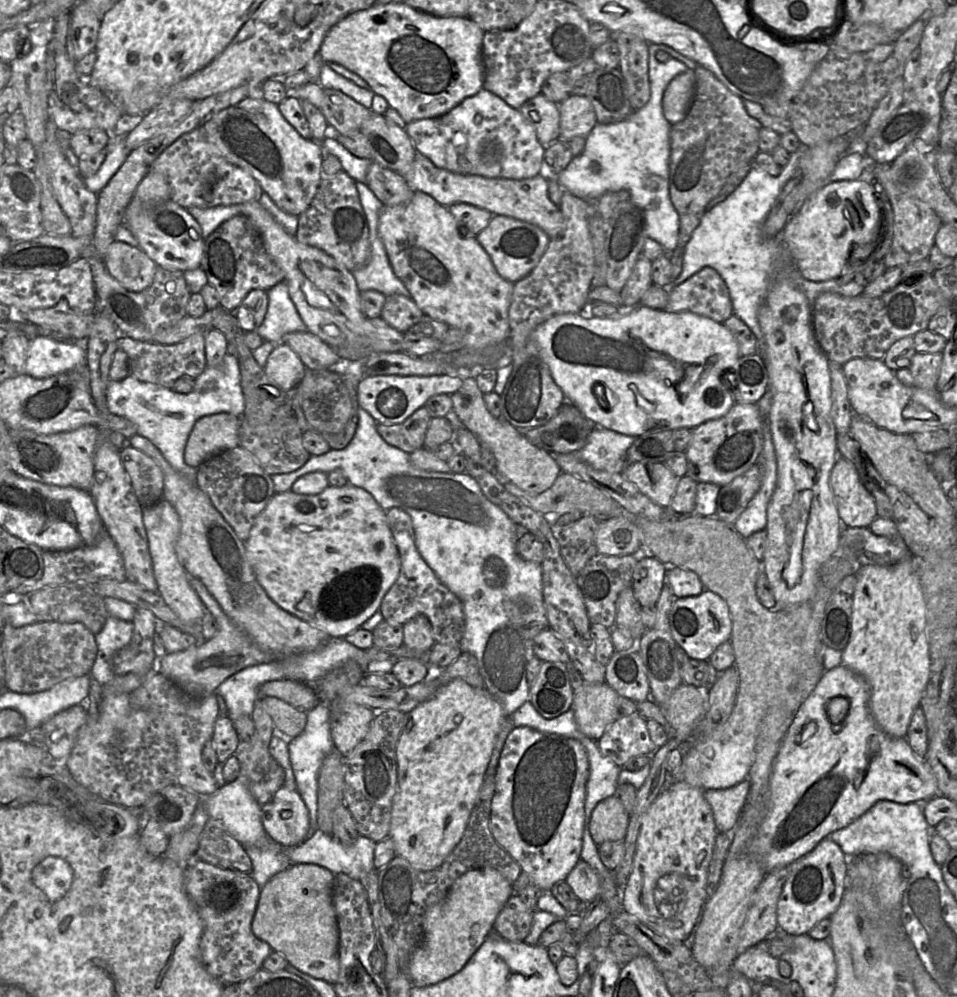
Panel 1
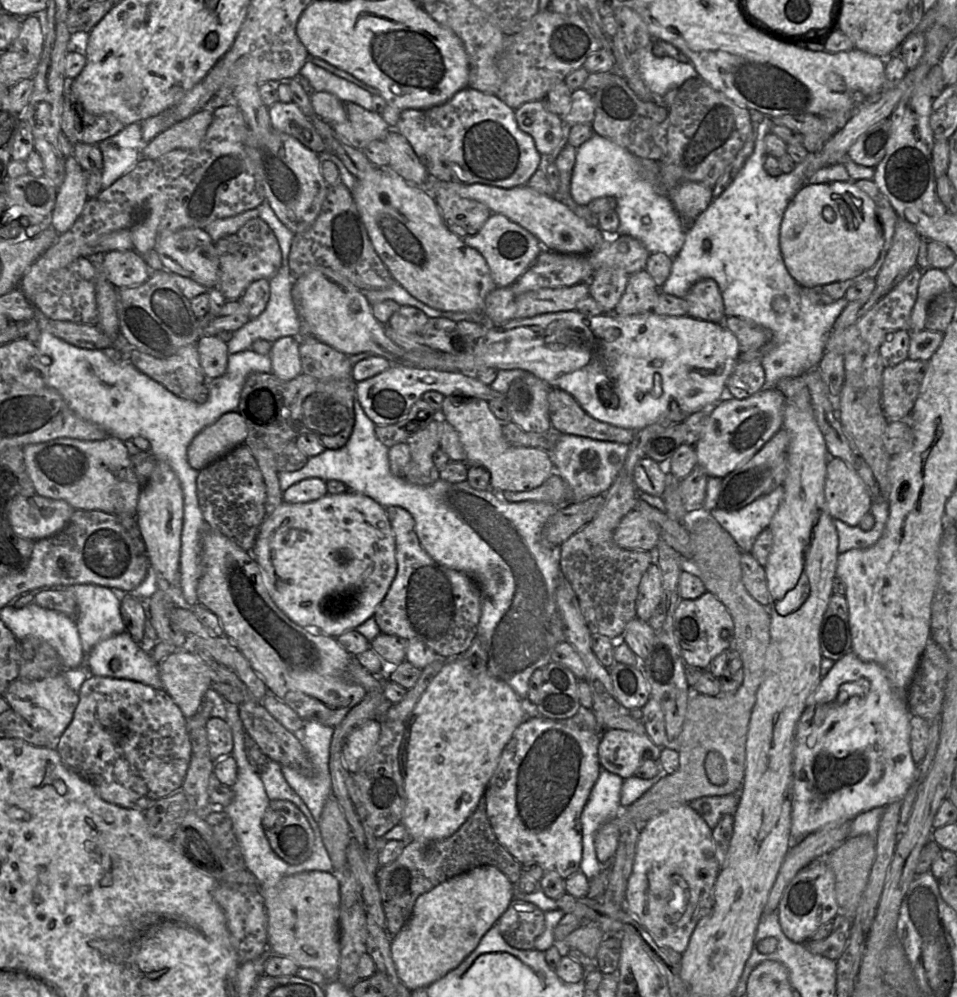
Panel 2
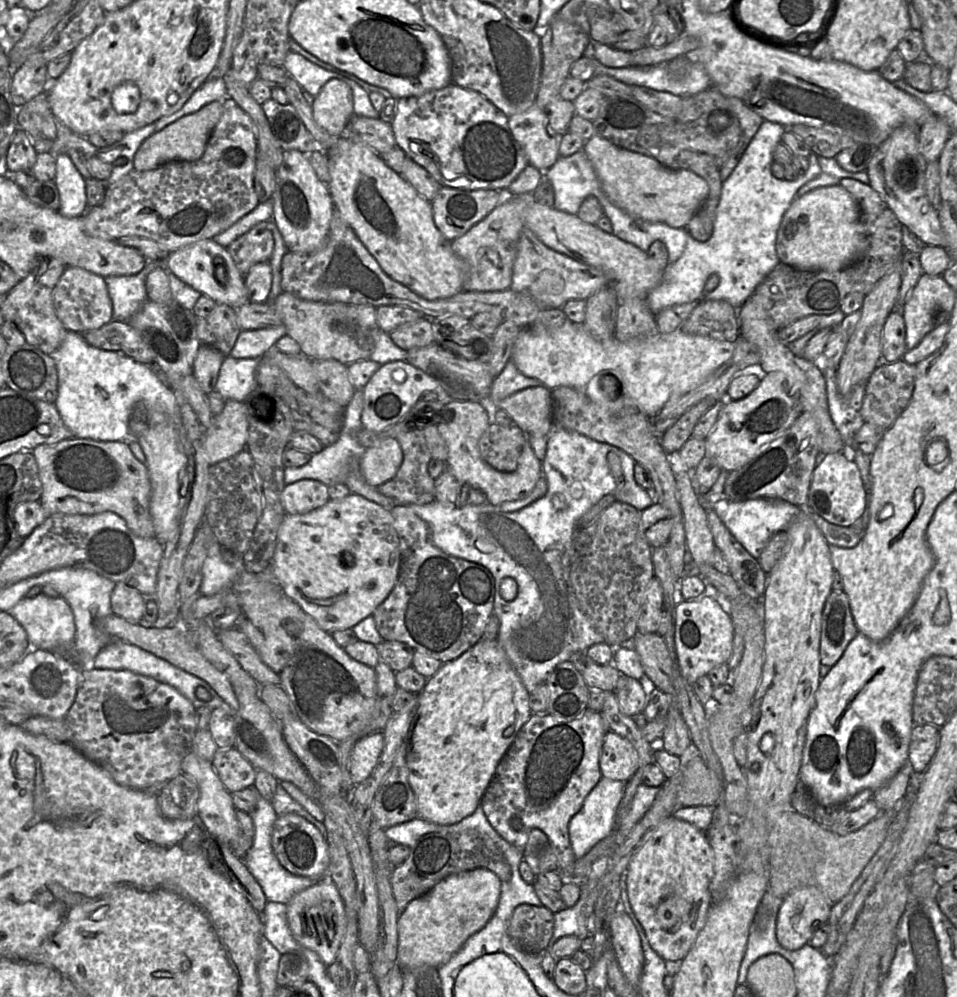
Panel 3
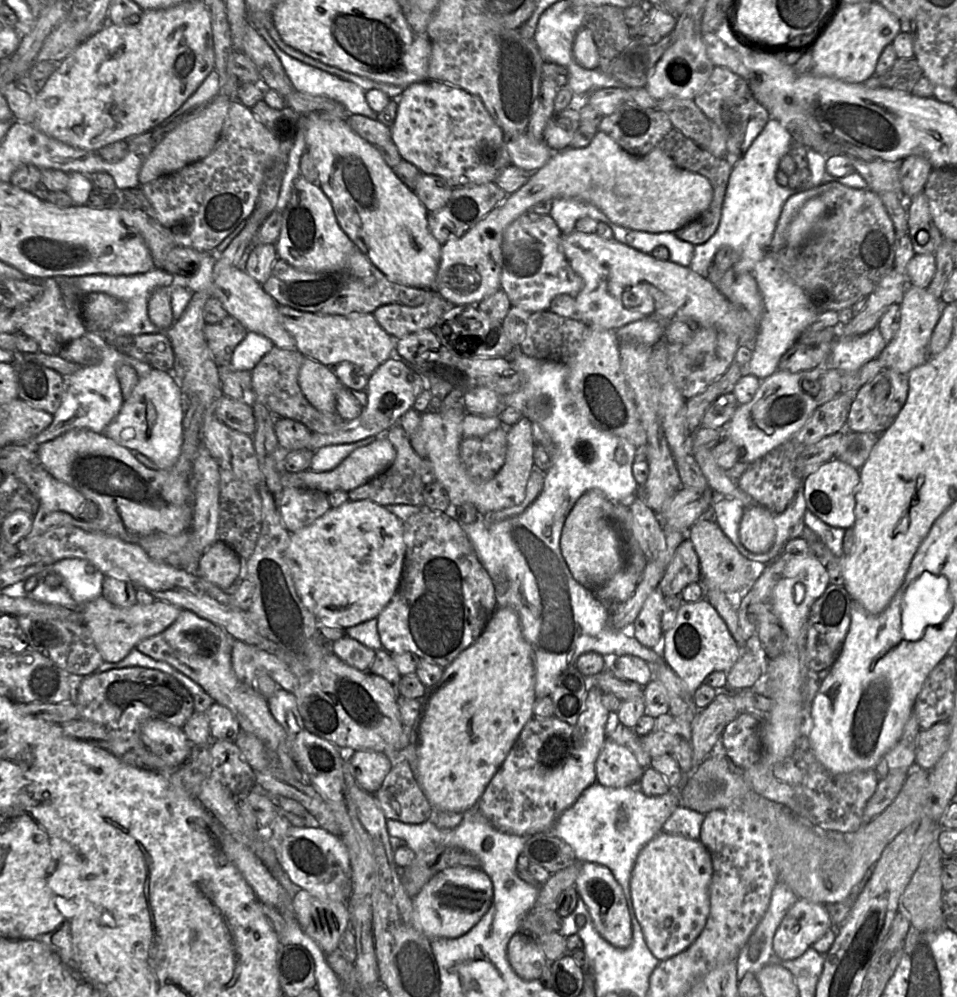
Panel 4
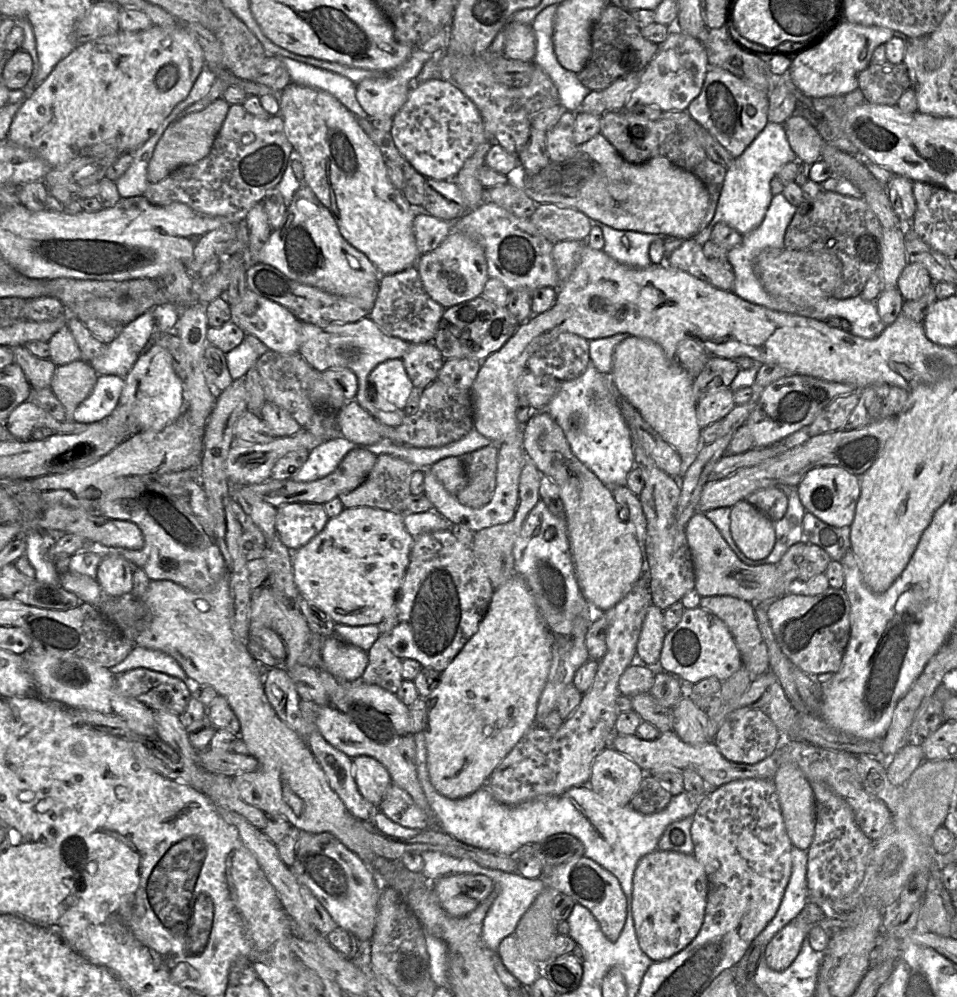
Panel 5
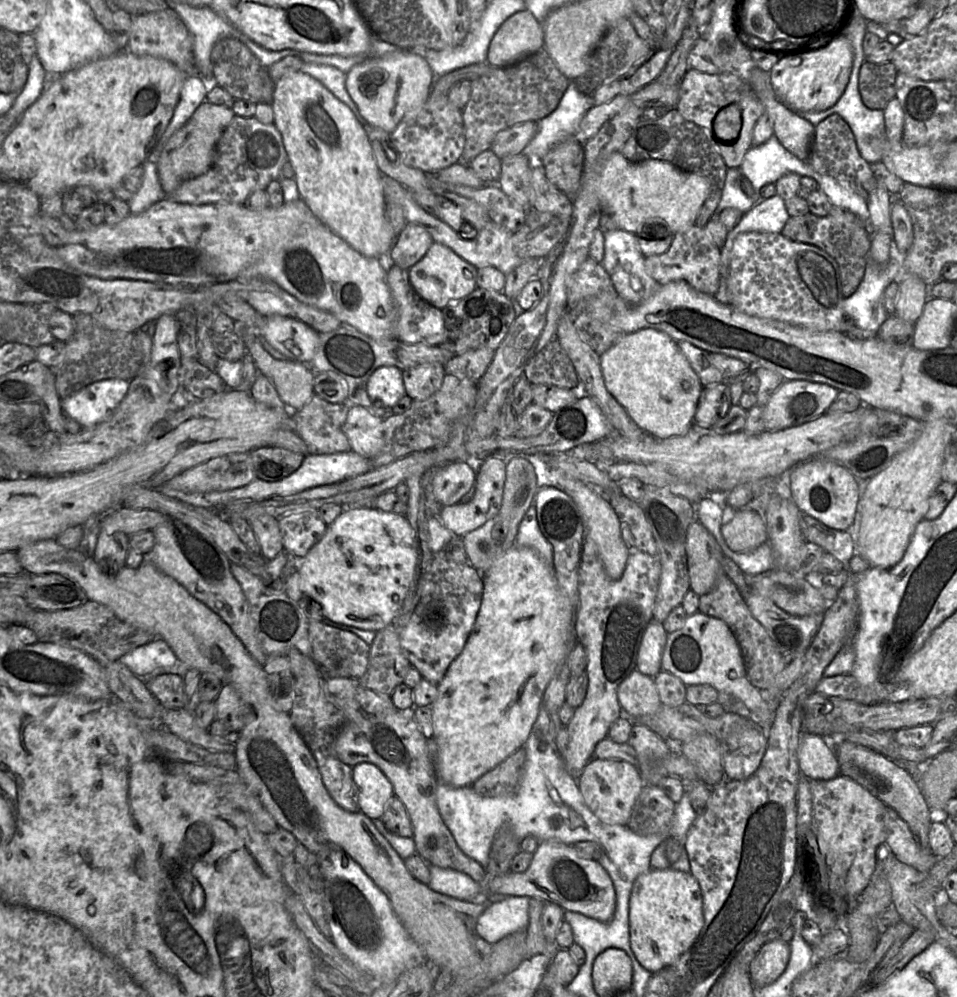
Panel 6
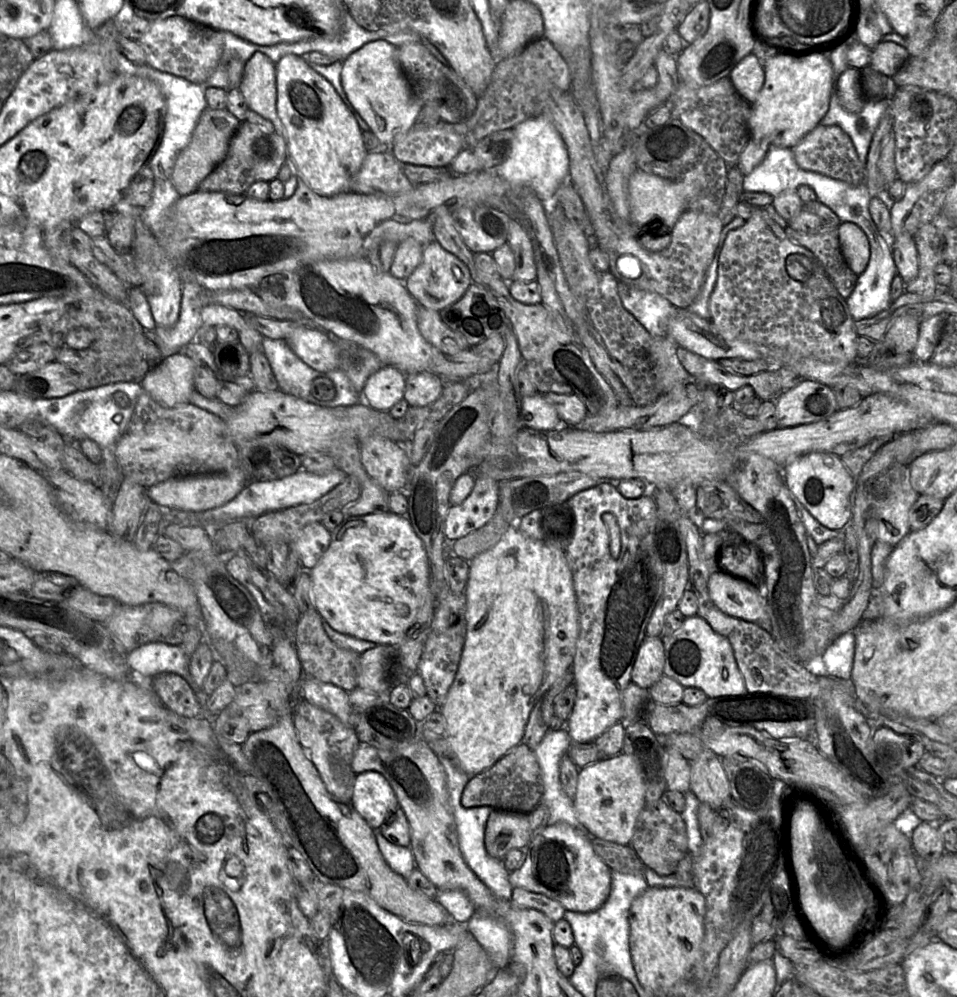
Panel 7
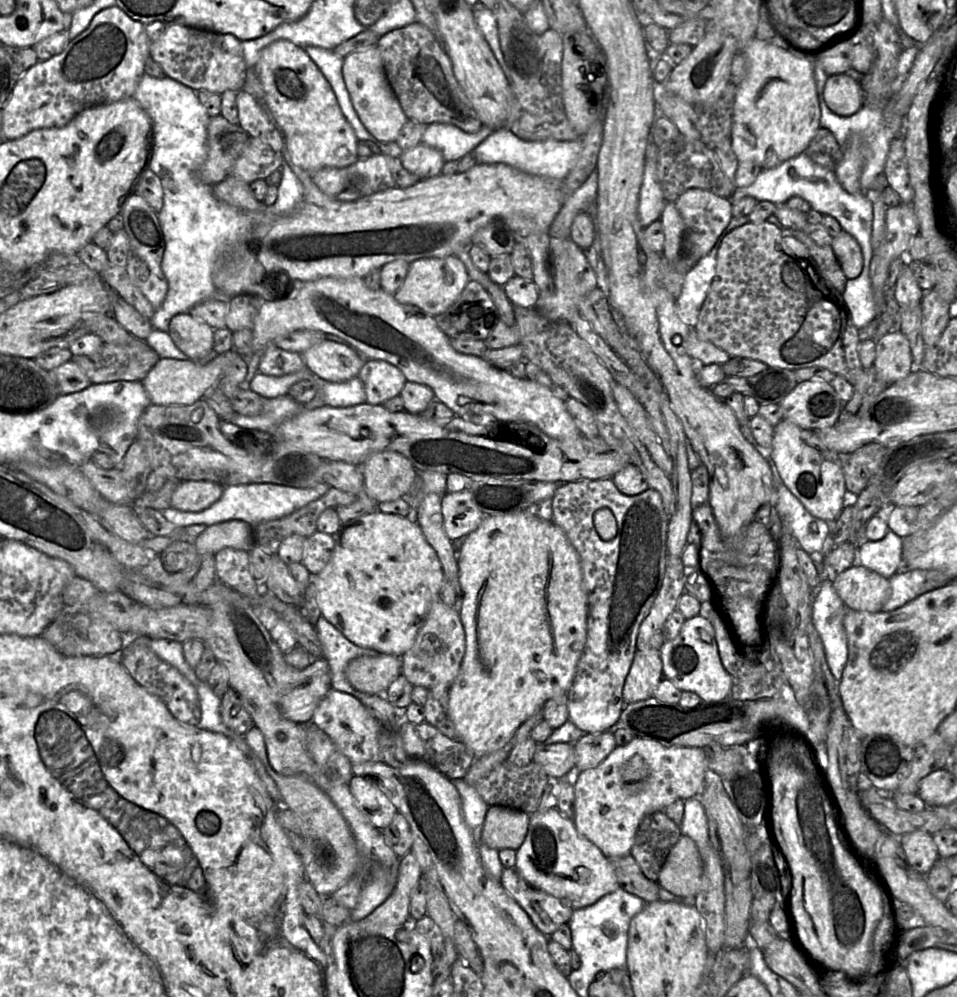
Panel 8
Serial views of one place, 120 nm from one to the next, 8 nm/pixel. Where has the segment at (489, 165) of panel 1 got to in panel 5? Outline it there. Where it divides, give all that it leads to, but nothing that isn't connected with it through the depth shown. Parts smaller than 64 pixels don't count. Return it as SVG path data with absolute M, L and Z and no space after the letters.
M432 79L413 85L404 106L394 116L391 135L402 156L425 178L454 180L464 163L487 137L477 106L451 83Z

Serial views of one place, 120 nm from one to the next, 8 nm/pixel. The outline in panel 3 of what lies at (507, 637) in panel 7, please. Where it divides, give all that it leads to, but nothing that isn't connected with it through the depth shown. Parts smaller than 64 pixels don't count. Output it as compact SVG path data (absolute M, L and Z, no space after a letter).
M481 639L457 659L442 664L438 672L427 680L425 687L417 695L417 710L405 738L408 781L416 798L419 817L436 824L450 825L471 815L480 804L481 798L493 779L501 759L513 743L518 731L529 720L531 715L529 692L496 639Z

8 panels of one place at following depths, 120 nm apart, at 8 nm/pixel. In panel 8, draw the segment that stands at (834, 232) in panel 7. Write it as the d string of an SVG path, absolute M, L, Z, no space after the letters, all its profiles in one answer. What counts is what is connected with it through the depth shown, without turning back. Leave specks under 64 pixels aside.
M784 228L782 232L784 235L791 236L797 240L807 249L825 279L839 294L842 295L842 293L845 291L848 279L833 252L832 245L819 246L803 231Z

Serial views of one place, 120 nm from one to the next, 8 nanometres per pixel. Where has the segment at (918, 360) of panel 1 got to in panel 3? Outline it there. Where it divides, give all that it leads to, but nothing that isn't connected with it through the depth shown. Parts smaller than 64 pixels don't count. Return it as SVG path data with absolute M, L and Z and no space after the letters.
M904 360L881 362L866 382L865 394L860 410L864 423L870 423L885 430L889 429L908 406L915 386L916 365Z

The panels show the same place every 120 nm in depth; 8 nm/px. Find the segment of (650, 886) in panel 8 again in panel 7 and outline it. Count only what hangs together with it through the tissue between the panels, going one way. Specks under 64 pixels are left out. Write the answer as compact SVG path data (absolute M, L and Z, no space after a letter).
M600 838L591 839L596 855L611 871L624 874L644 874L645 866L629 845L620 845Z

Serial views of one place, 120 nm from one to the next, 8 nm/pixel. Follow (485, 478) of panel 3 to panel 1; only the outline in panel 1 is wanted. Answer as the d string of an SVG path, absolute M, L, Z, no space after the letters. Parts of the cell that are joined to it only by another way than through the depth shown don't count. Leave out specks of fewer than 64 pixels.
M467 375L461 377L463 379L461 388L451 394L453 402L451 418L454 422L465 427L478 438L481 445L485 444L492 450L496 458L494 473L500 478L526 492L543 493L548 490L562 472L554 456L531 444L521 431L507 420L492 416L475 378Z

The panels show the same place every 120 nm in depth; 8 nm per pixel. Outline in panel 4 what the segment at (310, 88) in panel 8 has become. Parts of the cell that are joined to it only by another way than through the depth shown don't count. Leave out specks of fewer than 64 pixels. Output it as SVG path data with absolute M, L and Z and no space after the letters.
M311 112L305 116L306 151L318 172L318 185L331 202L344 233L357 248L392 282L423 289L434 289L441 246L428 228L428 211L414 191L387 165L378 149L359 136L346 120Z

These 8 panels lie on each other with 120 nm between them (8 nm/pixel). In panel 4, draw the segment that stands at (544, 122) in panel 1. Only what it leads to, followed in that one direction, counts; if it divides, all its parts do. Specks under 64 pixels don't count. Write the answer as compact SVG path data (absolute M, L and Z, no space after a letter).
M527 133L505 135L505 141L511 165L529 173L542 168L556 153L552 152L544 141L532 140Z

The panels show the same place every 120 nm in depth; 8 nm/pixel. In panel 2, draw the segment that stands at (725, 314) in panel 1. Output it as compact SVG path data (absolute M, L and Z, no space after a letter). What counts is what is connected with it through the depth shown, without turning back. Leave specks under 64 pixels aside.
M713 279L696 282L684 299L688 304L688 316L714 323L722 323L726 317L719 286Z

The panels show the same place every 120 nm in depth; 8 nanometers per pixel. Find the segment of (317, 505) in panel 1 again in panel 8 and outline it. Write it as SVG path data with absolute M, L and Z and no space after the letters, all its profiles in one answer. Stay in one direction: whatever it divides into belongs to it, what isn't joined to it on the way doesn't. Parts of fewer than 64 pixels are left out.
M375 510L370 514L363 515L342 524L341 528L333 537L335 547L331 559L321 572L317 575L313 575L321 615L352 643L364 648L373 649L378 653L402 657L413 646L417 634L423 626L433 603L440 598L443 588L443 569L436 551L425 539L421 528L413 517L401 517L379 510Z

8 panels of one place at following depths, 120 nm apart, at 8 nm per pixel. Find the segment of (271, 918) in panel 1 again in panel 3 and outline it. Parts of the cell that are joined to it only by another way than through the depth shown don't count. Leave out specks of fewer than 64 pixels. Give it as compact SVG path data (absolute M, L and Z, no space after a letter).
M329 877L302 890L287 903L287 921L301 946L315 951L327 966L334 962L344 937L346 915L339 891Z

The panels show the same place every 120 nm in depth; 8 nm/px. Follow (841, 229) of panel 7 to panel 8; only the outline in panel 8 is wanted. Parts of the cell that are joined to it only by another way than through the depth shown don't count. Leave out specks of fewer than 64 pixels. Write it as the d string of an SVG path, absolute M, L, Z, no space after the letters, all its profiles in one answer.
M842 230L836 237L832 238L831 245L847 279L857 278L864 265L861 246L857 240Z

